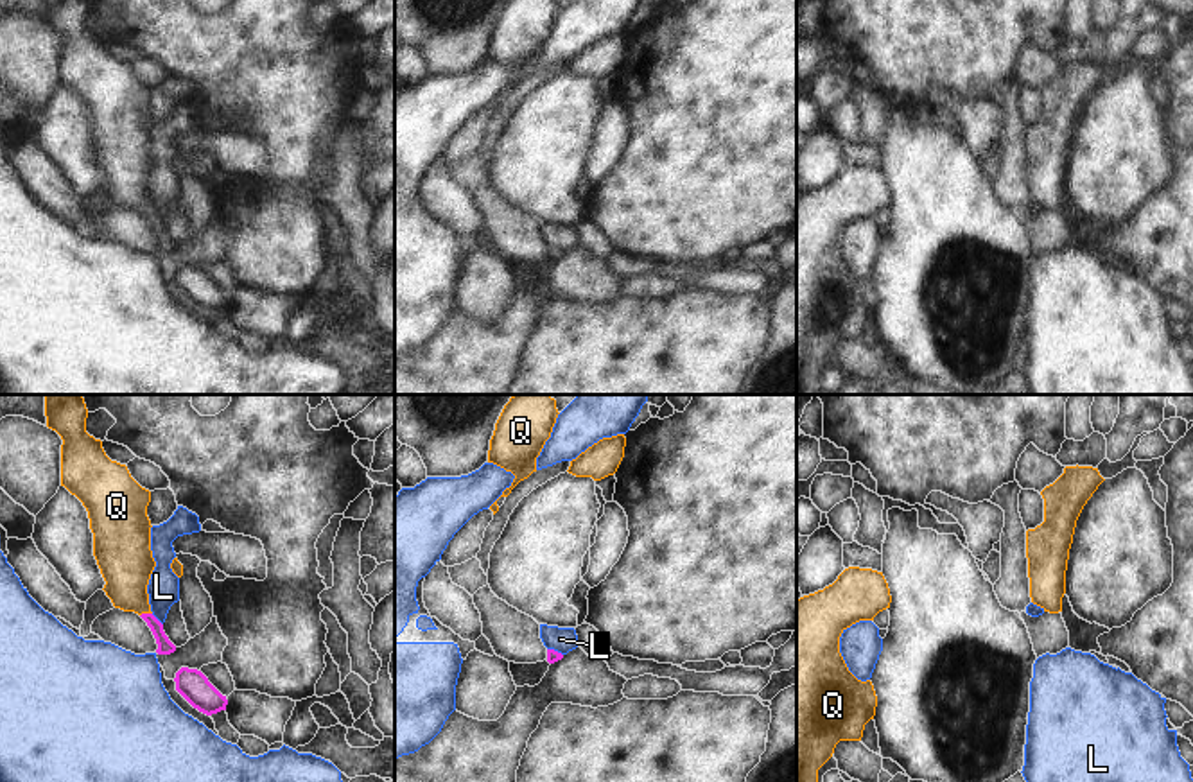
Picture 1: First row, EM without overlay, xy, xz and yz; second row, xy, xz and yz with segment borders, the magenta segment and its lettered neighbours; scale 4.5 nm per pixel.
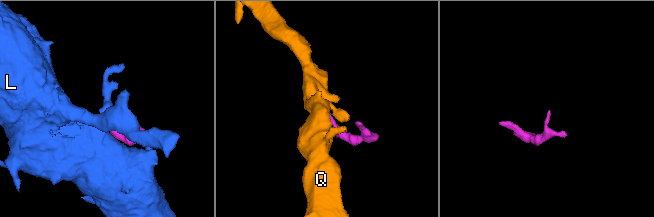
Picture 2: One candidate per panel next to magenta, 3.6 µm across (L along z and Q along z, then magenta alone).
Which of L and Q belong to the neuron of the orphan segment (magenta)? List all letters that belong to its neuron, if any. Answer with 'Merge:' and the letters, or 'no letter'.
Merge: Q

